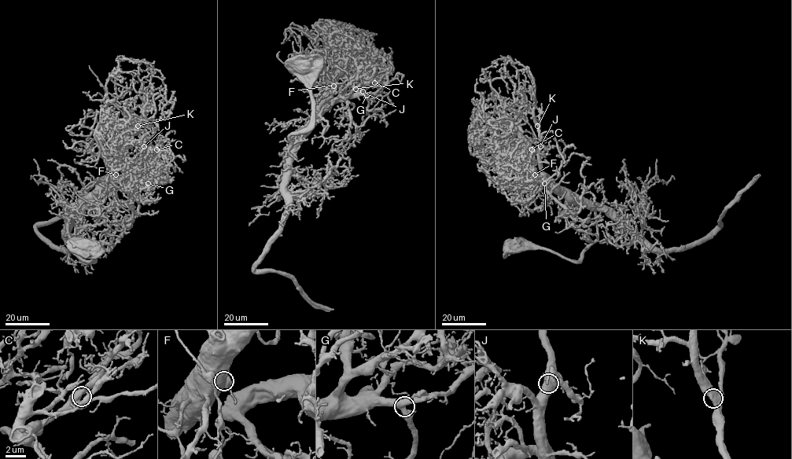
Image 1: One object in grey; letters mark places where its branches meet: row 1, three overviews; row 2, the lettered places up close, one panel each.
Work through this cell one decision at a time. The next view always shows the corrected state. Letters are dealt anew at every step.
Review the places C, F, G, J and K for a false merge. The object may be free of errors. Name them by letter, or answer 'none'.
F

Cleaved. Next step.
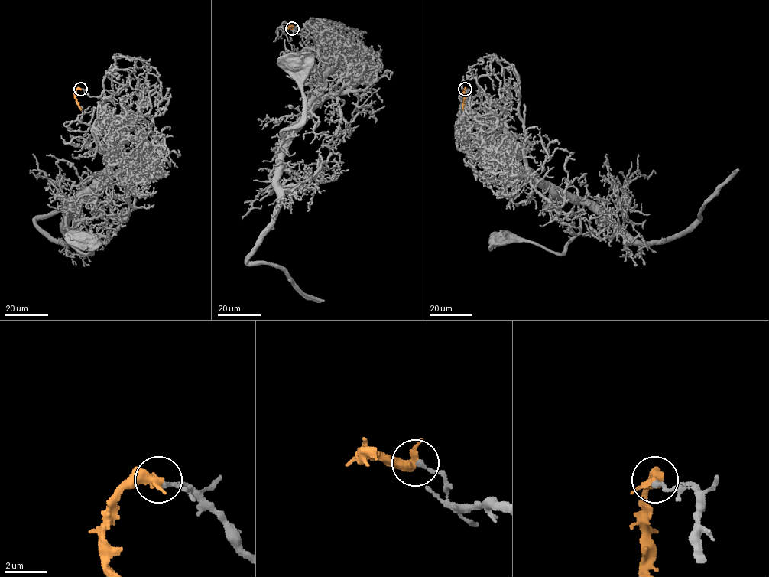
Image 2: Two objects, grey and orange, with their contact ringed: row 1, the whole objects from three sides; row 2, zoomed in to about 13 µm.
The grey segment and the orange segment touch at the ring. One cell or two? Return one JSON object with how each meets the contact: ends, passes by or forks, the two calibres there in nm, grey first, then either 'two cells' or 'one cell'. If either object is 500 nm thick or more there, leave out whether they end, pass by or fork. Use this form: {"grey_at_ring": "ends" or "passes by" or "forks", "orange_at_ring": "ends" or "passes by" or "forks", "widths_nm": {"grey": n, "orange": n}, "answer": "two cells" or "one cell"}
{"grey_at_ring": "ends", "orange_at_ring": "passes by", "widths_nm": {"grey": 240, "orange": 360}, "answer": "two cells"}

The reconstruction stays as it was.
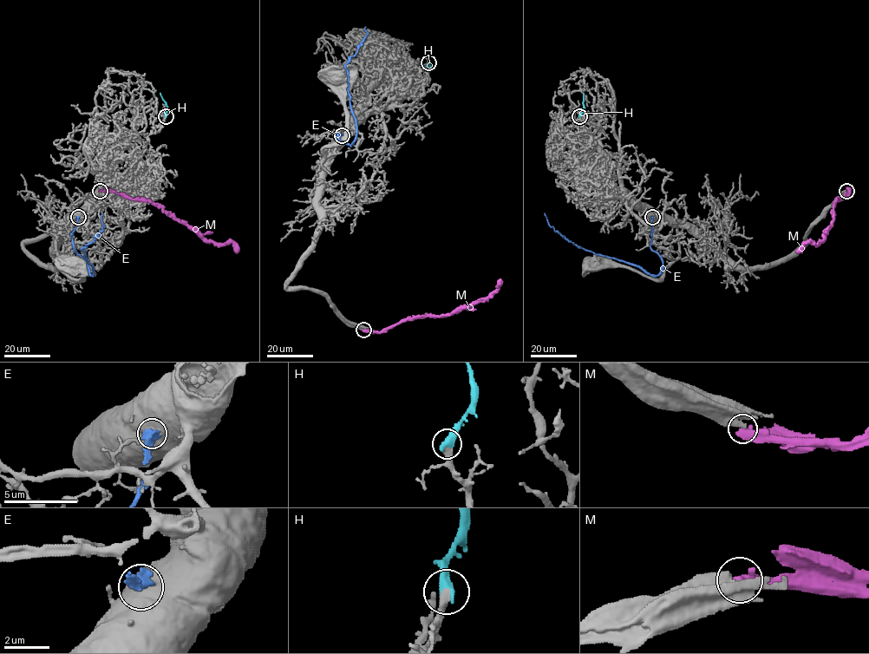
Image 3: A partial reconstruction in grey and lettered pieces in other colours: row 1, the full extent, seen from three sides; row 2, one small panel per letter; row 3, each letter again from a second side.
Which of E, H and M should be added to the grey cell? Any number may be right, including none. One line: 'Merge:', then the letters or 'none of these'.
Merge: H

